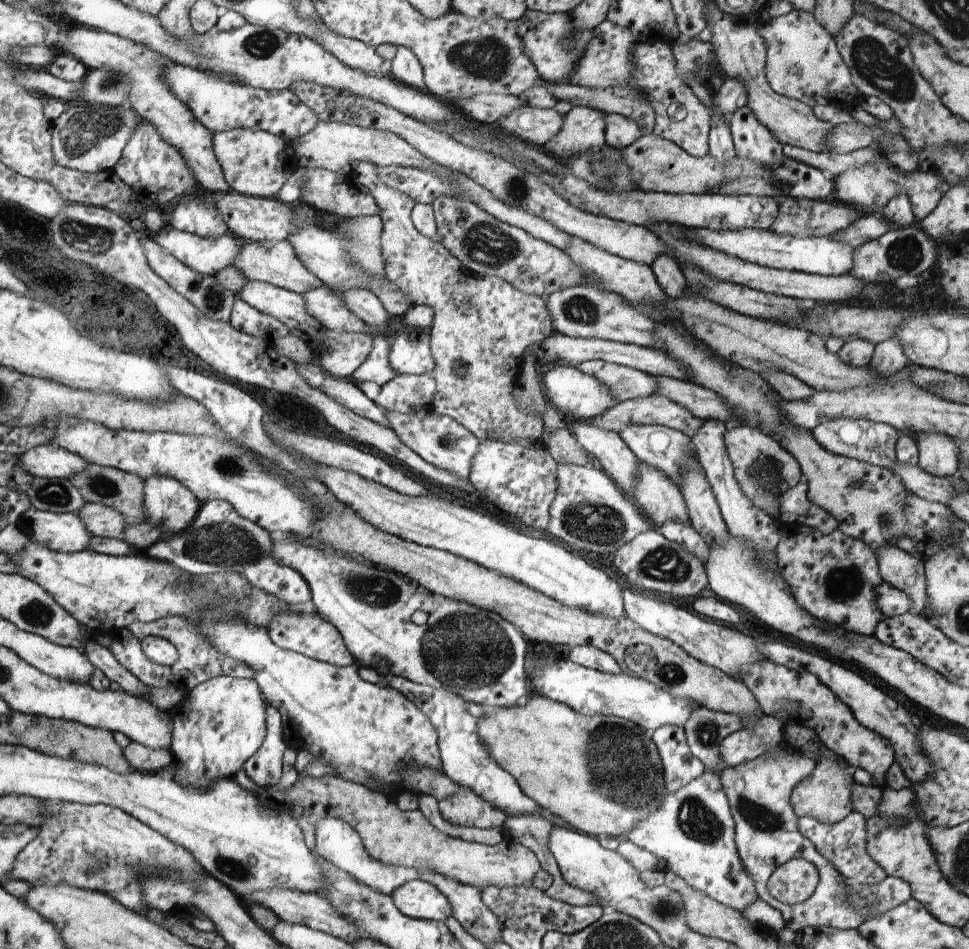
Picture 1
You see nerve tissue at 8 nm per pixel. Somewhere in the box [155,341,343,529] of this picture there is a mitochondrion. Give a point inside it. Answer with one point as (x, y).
(229, 467)

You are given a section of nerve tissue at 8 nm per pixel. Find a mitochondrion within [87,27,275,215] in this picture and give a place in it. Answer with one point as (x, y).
(110, 84)

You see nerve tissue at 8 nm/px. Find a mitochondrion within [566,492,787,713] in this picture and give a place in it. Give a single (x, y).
(661, 567)

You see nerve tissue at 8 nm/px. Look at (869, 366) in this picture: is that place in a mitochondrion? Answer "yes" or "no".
no

